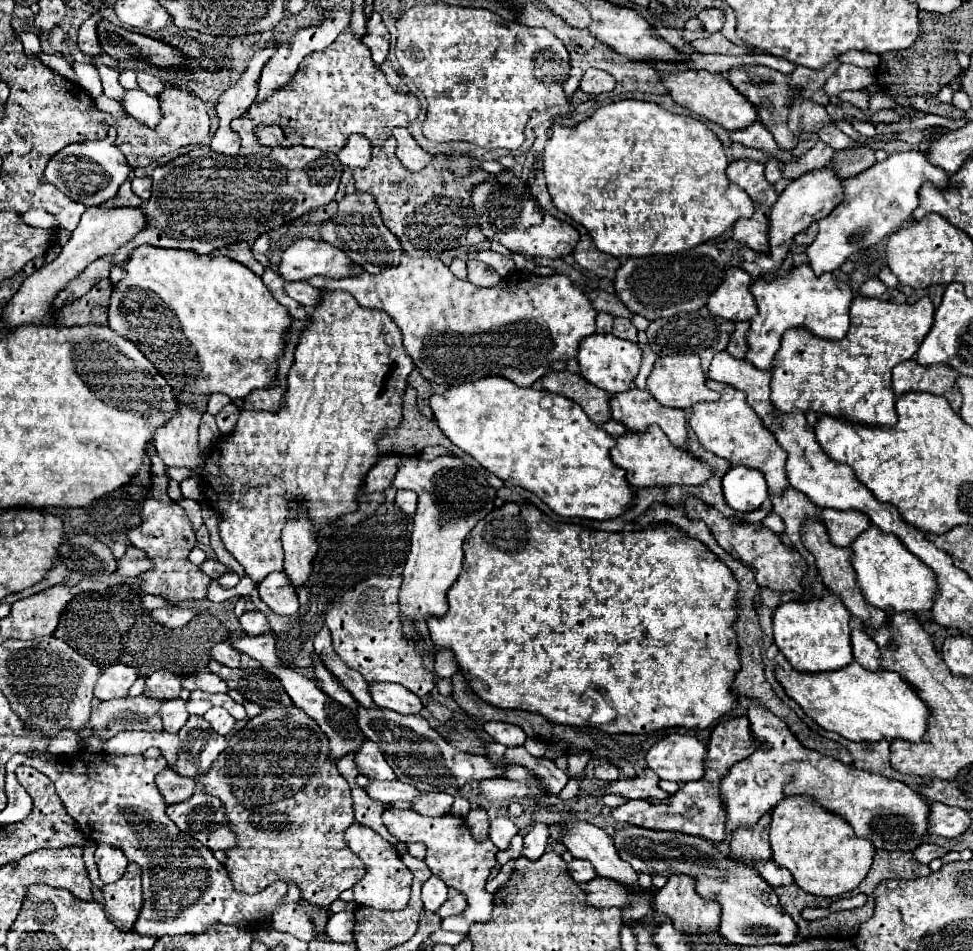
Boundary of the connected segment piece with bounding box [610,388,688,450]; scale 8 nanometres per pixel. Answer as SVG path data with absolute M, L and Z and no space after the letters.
M630 388L610 398L612 418L632 432L646 432L652 424L660 426L670 442L682 450L688 448L688 420L684 410L662 406L650 392Z

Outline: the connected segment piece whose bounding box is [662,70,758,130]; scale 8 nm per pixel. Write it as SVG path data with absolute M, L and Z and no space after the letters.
M686 70L672 74L662 80L664 86L668 88L668 94L672 100L684 108L688 108L694 114L700 114L716 124L720 124L726 130L742 130L748 128L750 124L756 122L758 114L756 108L720 74L712 74L706 70Z

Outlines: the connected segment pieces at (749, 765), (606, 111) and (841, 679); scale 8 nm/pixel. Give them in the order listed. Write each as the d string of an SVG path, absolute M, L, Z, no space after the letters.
M748 698L748 720L758 746L748 758L736 762L720 782L720 800L726 808L726 834L740 826L754 826L788 796L808 796L824 810L842 816L858 838L868 838L876 848L914 850L922 844L928 804L904 782L856 770L816 750L804 750L794 734L790 734L790 728L776 714L770 714L766 706L758 706L754 698Z
M616 100L616 102L596 110L590 118L586 118L584 122L580 122L572 128L554 124L552 134L544 148L544 174L546 174L546 184L548 184L548 192L554 200L554 206L560 212L568 214L574 222L582 224L590 232L590 236L600 252L606 252L616 258L642 258L642 256L652 256L652 254L684 252L684 250L690 250L690 248L710 240L710 238L720 236L722 232L732 228L732 224L736 220L750 218L754 214L754 202L742 188L738 188L736 184L732 184L726 178L726 168L728 168L726 150L724 150L722 142L718 140L718 136L704 122L700 122L692 116L672 114L668 110L662 110L654 102L642 102L642 100Z
M780 652L776 654L774 670L786 694L796 700L800 708L824 730L836 732L852 742L892 742L894 738L902 738L918 744L924 740L930 708L918 698L918 692L906 684L898 672L870 672L858 662L852 662L846 668L834 672L802 674L794 670Z

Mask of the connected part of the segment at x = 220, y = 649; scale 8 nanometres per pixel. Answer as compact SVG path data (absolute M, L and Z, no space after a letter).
M220 642L216 644L212 650L210 650L210 656L214 660L218 660L220 664L224 666L230 666L230 668L240 668L240 652L234 650L234 646L230 642Z

